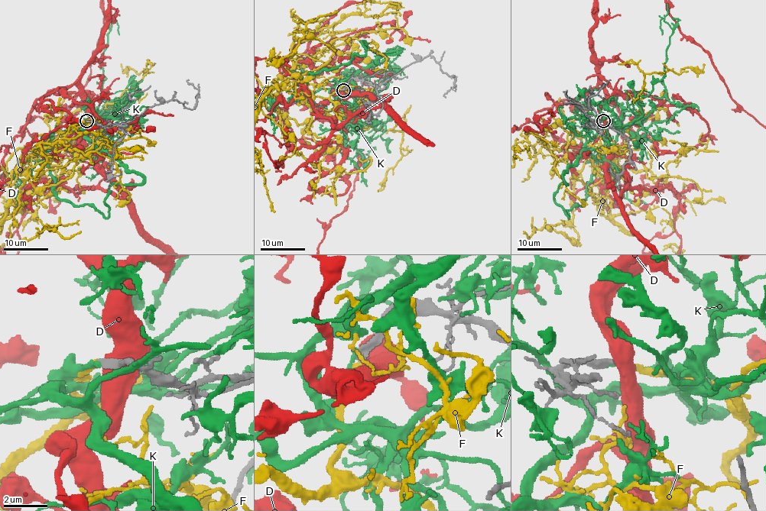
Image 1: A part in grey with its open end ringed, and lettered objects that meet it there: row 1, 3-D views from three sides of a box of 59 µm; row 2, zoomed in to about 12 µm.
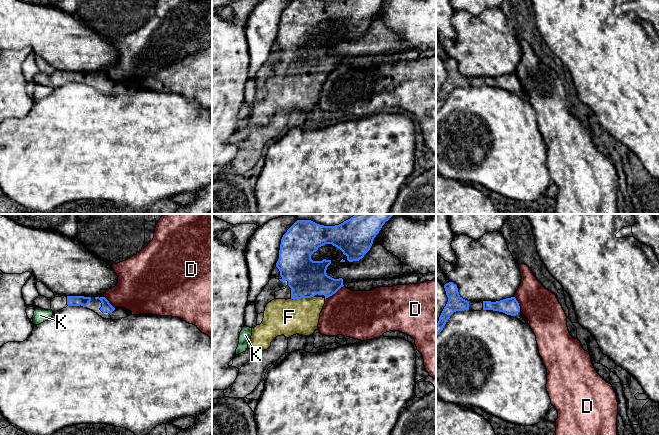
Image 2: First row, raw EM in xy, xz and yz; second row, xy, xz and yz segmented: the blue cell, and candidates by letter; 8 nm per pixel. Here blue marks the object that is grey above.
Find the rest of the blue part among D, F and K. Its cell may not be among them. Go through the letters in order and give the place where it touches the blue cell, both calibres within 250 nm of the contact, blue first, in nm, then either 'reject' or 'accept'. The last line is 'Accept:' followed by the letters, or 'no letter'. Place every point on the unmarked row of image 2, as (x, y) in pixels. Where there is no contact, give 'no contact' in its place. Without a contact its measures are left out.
D: contact xz (334, 69); calibres 300 and 380 nm; reject
F: contact xz (302, 73); calibres 300 and 300 nm; accept
K: no contact; reject
Accept: F

